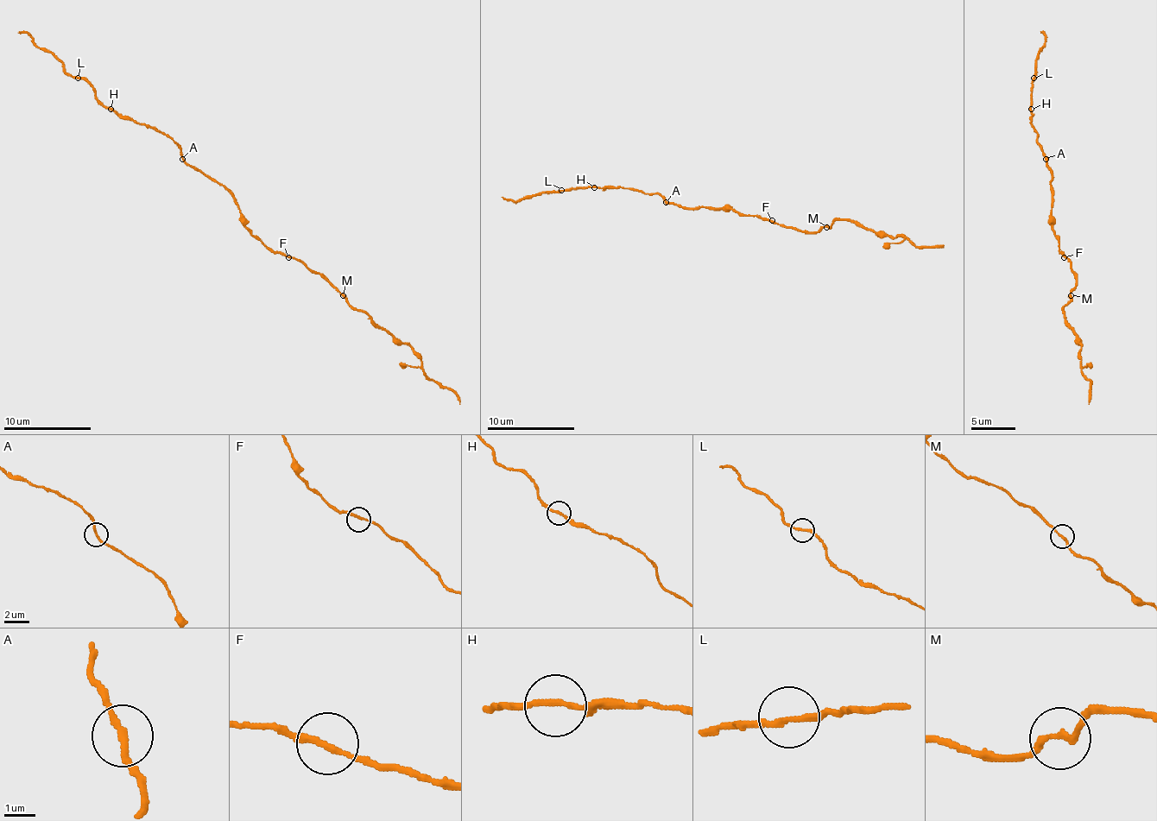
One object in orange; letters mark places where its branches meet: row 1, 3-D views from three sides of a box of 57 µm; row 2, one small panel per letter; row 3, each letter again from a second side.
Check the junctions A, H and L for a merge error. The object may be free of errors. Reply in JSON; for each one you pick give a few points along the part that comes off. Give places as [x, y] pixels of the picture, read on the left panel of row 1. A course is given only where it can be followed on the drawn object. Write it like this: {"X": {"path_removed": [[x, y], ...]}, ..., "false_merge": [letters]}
{"A": {"path_removed": [[183, 159], [231, 194], [246, 229], [270, 249], [301, 260], [411, 348], [424, 371], [448, 387], [459, 405]]}, "false_merge": ["A"]}

